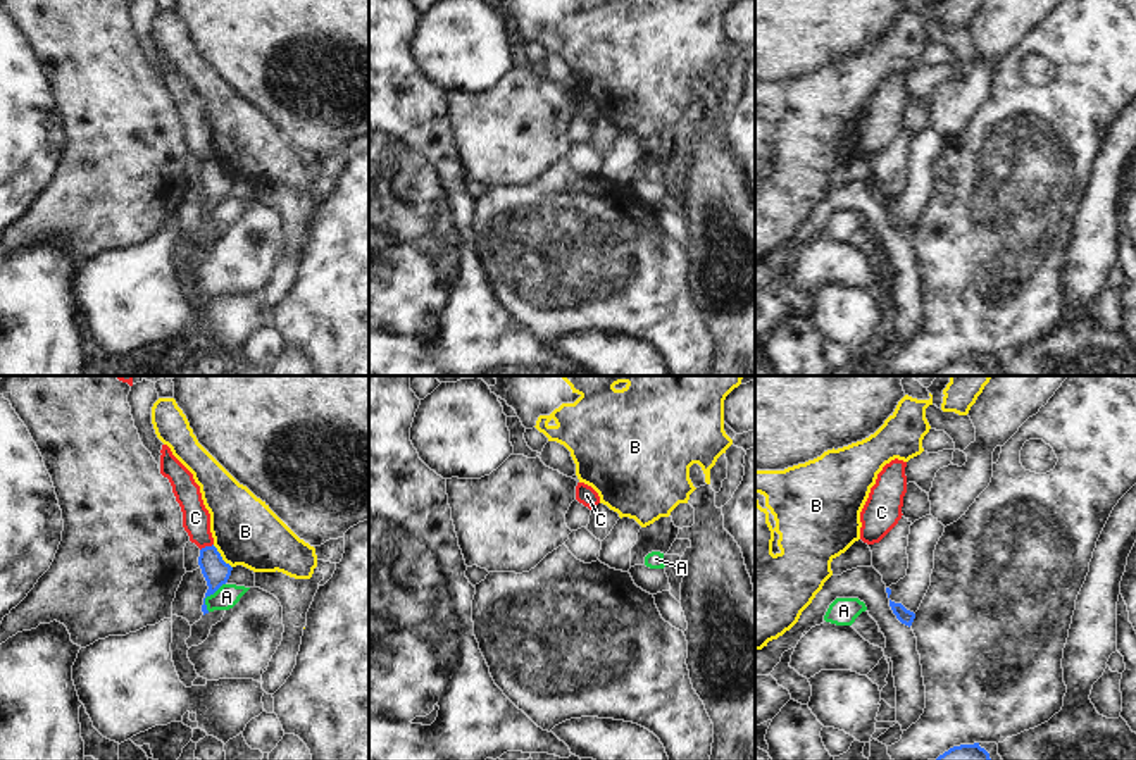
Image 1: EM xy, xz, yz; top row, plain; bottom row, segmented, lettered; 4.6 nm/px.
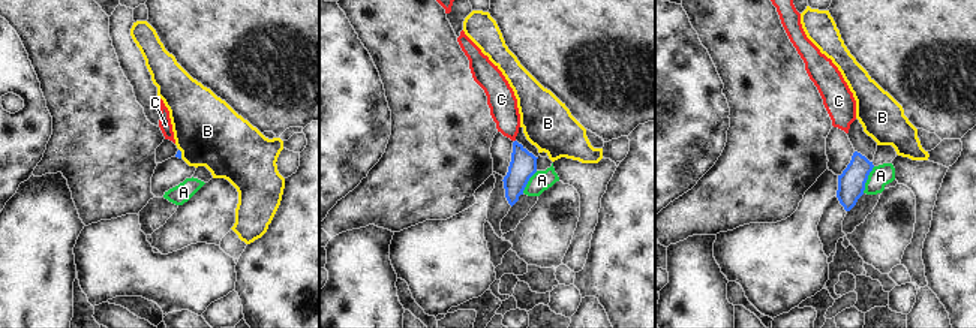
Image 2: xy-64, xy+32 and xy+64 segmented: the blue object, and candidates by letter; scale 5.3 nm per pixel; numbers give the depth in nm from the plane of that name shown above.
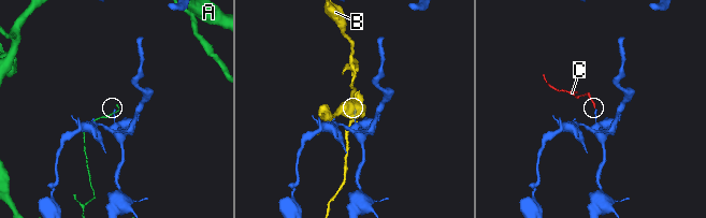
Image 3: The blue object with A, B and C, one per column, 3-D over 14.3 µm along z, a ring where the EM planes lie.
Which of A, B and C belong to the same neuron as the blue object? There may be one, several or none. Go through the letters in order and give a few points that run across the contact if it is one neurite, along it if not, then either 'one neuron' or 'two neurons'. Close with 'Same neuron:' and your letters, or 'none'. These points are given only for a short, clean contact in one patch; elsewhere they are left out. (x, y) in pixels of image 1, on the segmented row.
A: xy (224, 583), (205, 598), (207, 610) | two neurons
B: xy (212, 545), (231, 567) | two neurons
C: xy (212, 543), (200, 550) | two neurons
Same neuron: none

